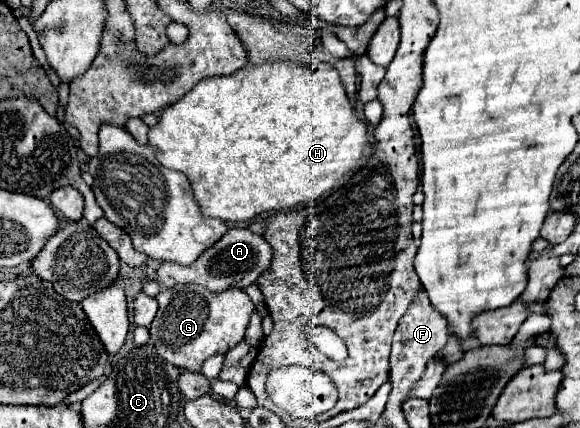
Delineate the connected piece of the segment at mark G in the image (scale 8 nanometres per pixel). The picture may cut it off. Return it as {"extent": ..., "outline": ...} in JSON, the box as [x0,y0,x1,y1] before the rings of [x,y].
{"extent":[149,284,257,372],"outline":[[[177,284],[173,288],[163,288],[157,294],[157,302],[159,312],[149,328],[151,340],[163,360],[191,372],[201,372],[201,366],[209,356],[225,354],[235,348],[243,340],[249,318],[257,310],[245,290],[229,288],[213,294],[199,284]]]}

